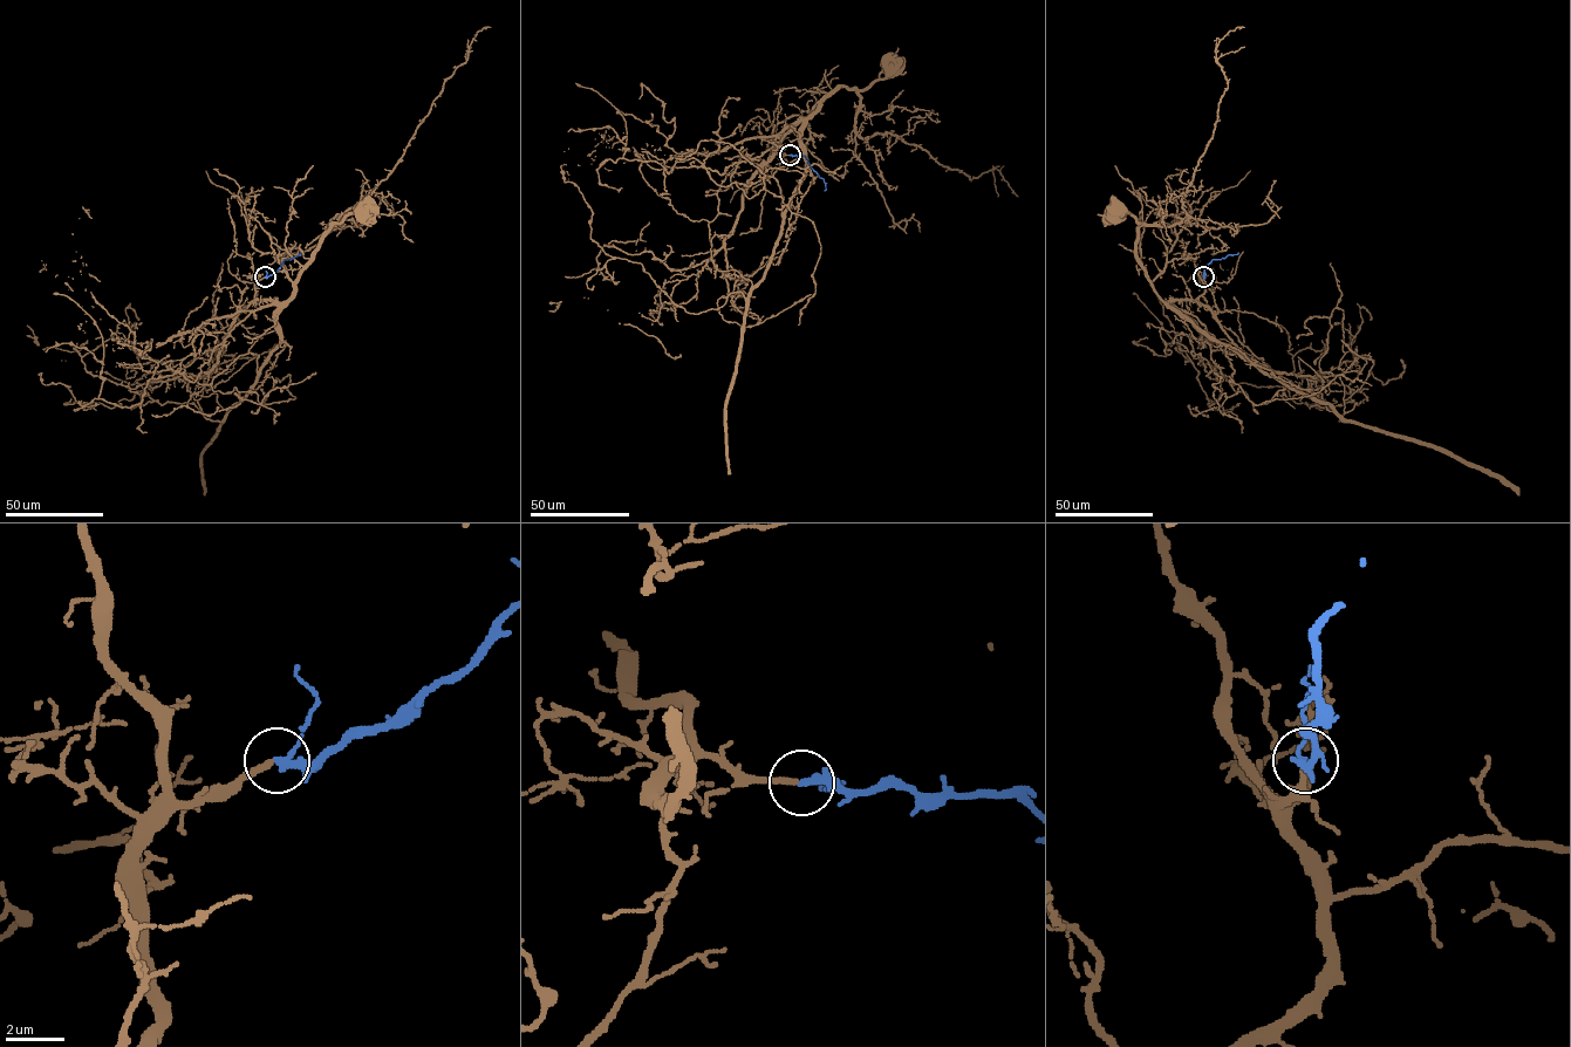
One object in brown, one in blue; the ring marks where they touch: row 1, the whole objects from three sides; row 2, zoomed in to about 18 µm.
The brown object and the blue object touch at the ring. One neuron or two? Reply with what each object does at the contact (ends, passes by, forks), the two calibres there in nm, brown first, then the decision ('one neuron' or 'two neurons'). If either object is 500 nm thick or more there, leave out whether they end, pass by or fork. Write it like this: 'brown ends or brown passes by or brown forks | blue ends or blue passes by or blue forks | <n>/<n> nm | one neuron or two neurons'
brown ends | blue passes by | 240/200 nm | one neuron

